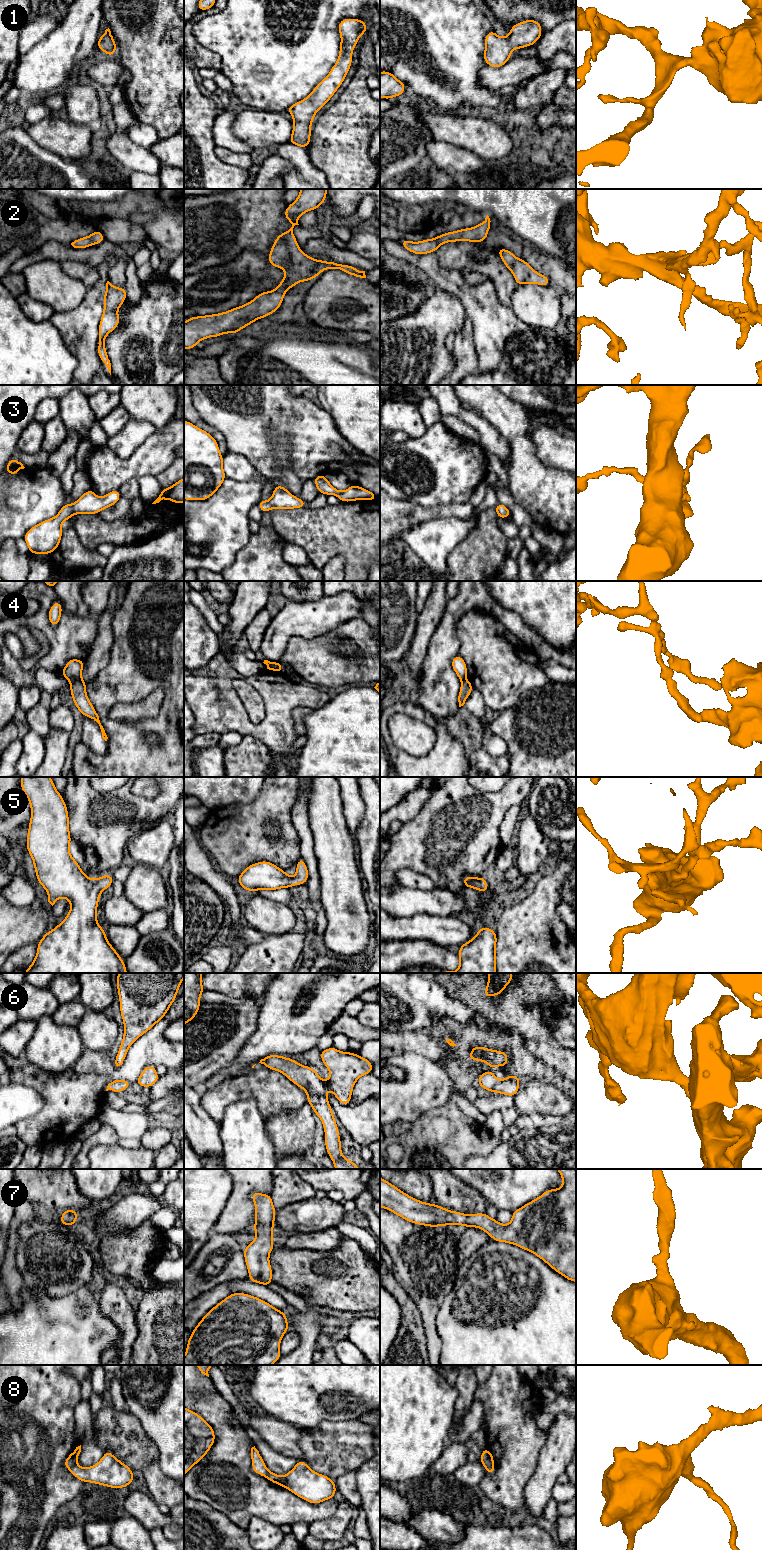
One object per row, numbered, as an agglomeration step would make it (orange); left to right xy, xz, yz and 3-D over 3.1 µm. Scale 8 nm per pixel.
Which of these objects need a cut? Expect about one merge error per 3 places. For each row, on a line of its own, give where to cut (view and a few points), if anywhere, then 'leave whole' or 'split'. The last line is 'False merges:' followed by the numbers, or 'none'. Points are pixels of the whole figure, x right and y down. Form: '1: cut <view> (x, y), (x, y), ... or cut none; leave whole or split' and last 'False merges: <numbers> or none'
1: cut none; leave whole
2: cut none; leave whole
3: cut none; leave whole
4: cut xy (80, 677), (70, 682); split
5: cut none; leave whole
6: cut none; leave whole
7: cut none; leave whole
8: cut xy (76, 1463), (69, 1469); split
False merges: 4, 8

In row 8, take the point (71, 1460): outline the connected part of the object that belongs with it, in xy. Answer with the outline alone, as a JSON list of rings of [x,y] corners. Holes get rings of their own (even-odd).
[[[81,1445],[76,1447],[76,1449],[67,1457],[64,1461],[64,1467],[70,1469],[72,1466],[76,1465],[80,1452]]]

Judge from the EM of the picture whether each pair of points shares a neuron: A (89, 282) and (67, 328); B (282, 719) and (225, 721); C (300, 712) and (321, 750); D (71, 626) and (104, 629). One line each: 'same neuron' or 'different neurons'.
A: different neurons
B: same neuron
C: different neurons
D: different neurons

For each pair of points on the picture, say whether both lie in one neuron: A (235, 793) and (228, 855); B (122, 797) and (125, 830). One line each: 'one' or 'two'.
A: two
B: one

